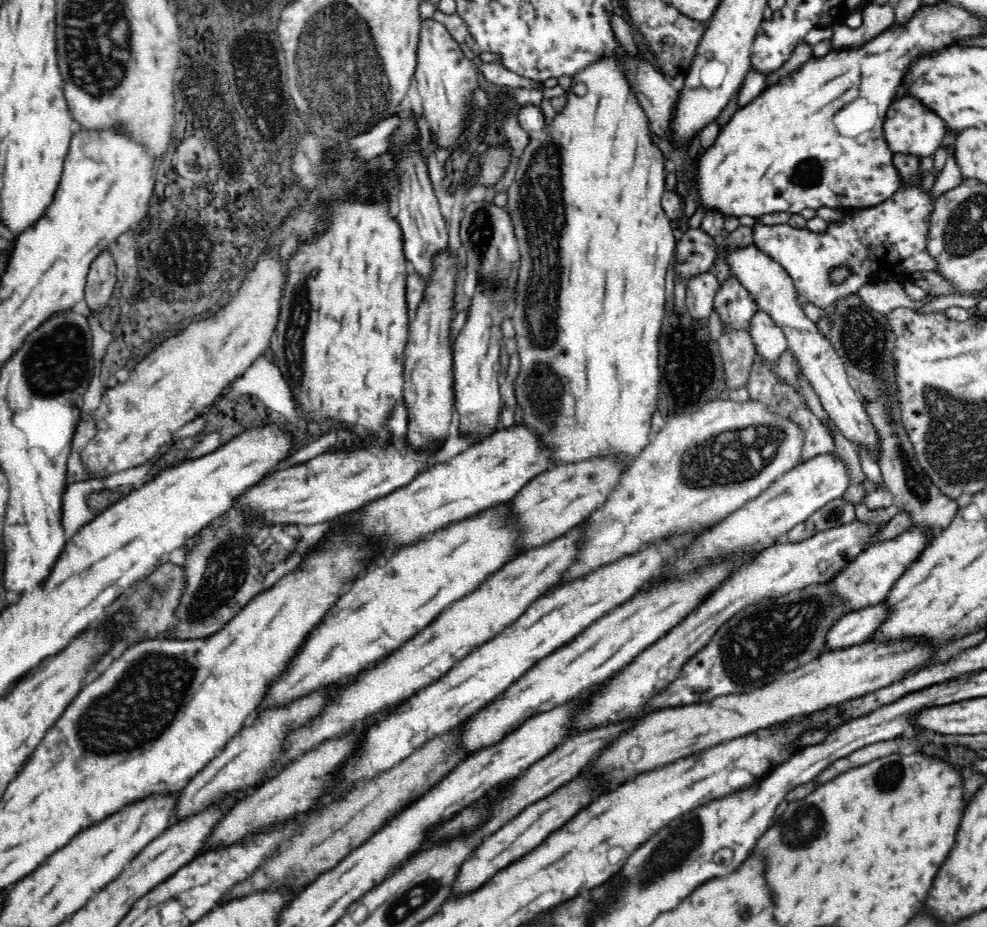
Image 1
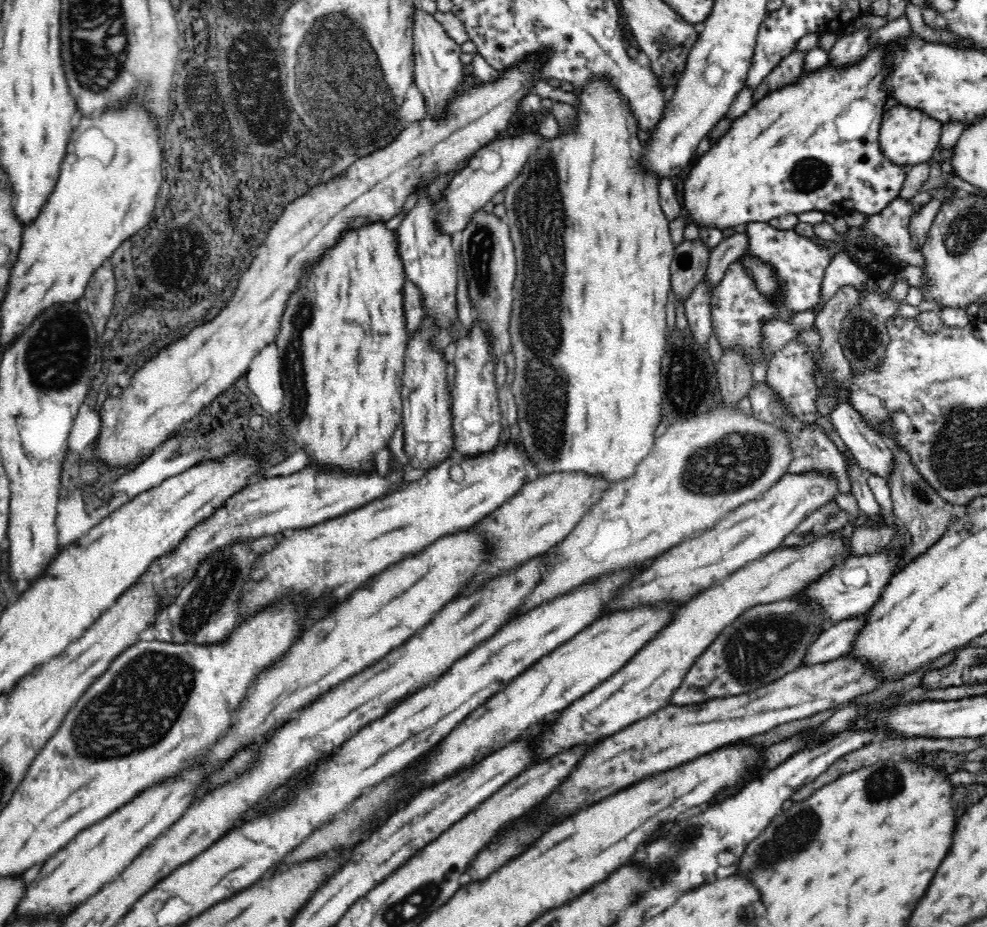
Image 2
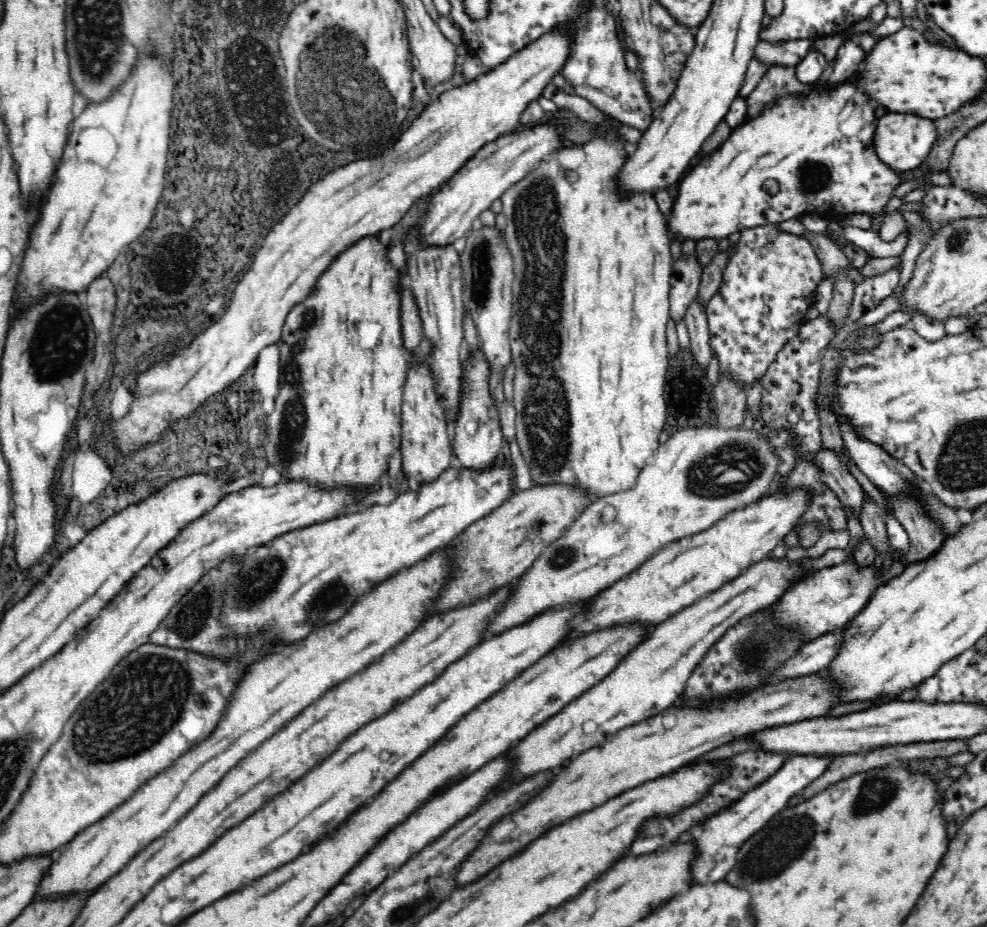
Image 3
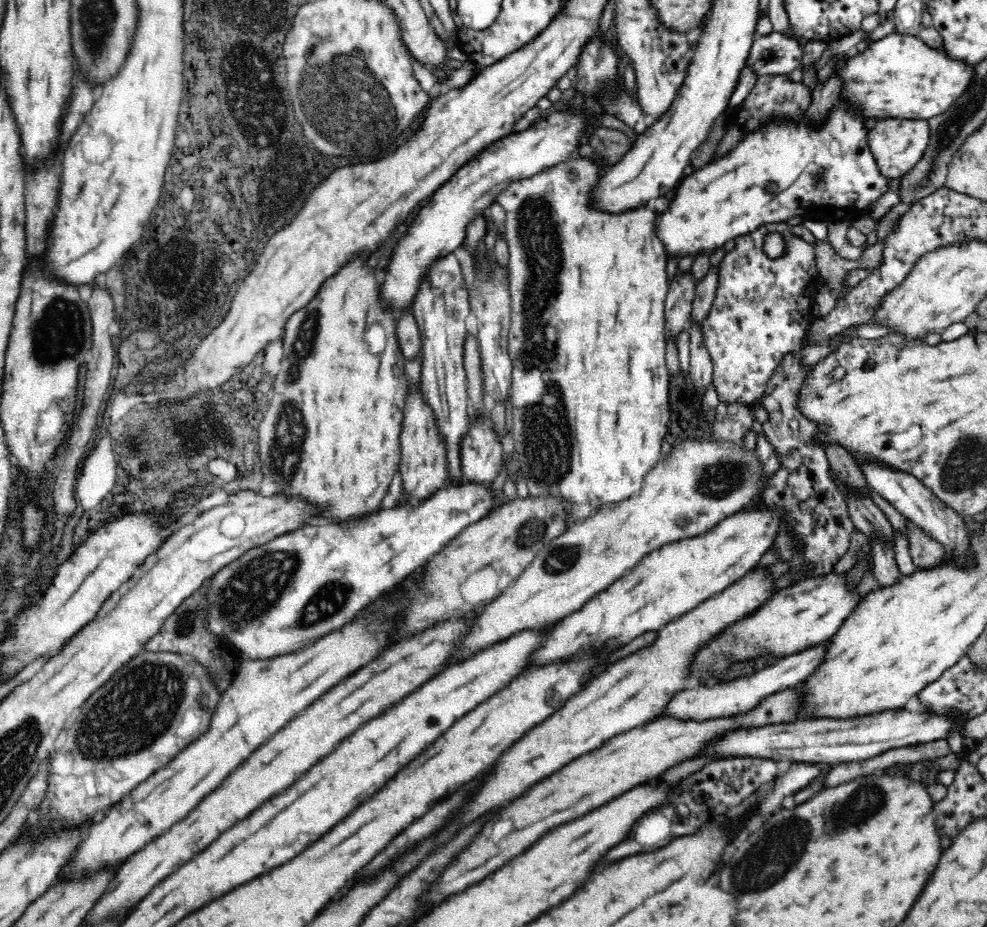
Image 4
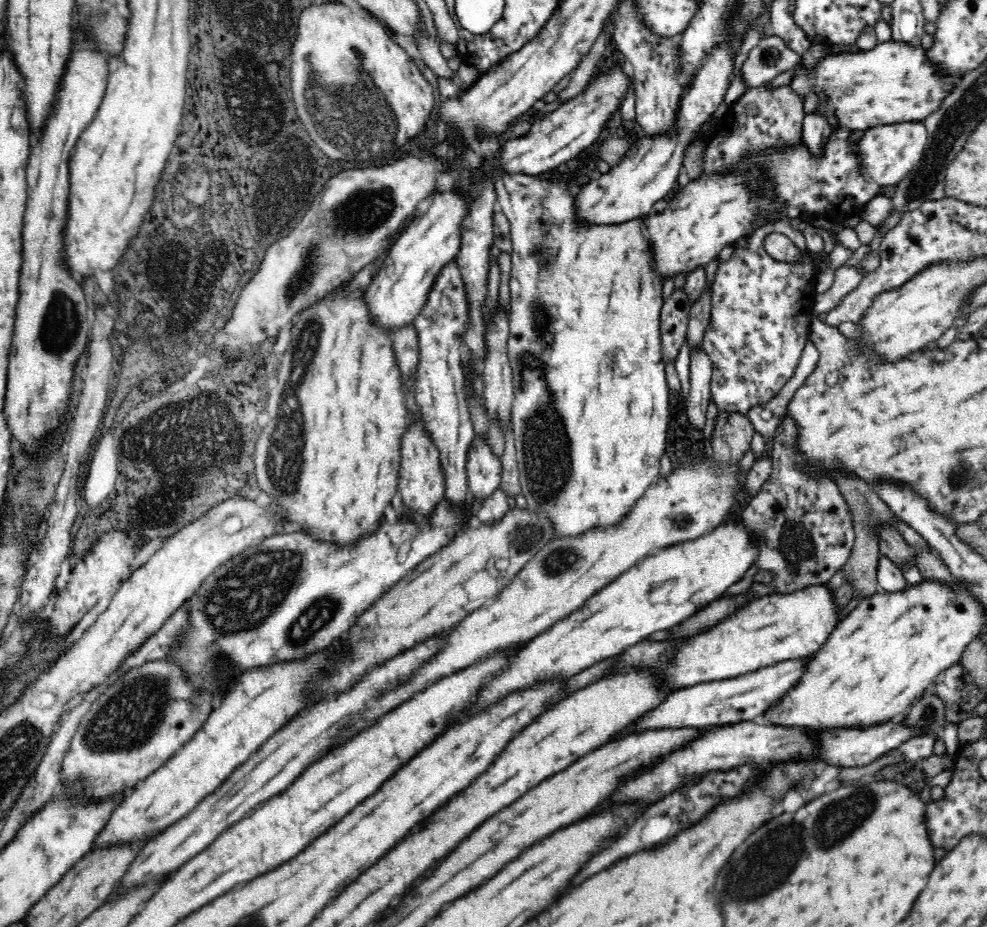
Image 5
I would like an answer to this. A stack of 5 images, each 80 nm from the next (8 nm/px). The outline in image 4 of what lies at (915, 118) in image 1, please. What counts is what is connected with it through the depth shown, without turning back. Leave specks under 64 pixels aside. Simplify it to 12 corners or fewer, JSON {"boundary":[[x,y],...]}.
{"boundary":[[887,118],[866,142],[878,171],[902,178],[929,145],[928,121]]}

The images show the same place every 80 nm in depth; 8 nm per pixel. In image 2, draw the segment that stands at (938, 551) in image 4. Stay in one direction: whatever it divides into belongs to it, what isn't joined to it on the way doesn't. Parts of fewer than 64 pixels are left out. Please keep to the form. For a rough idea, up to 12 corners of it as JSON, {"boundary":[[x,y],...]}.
{"boundary":[[891,443],[893,513],[908,546],[894,574],[949,527],[945,502]]}

